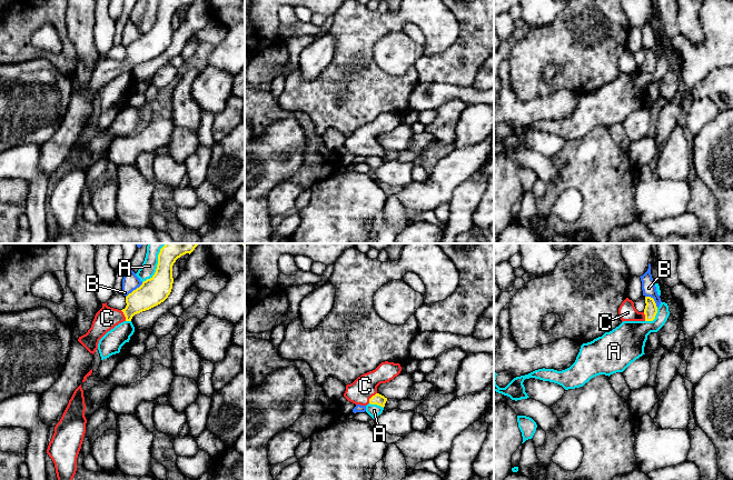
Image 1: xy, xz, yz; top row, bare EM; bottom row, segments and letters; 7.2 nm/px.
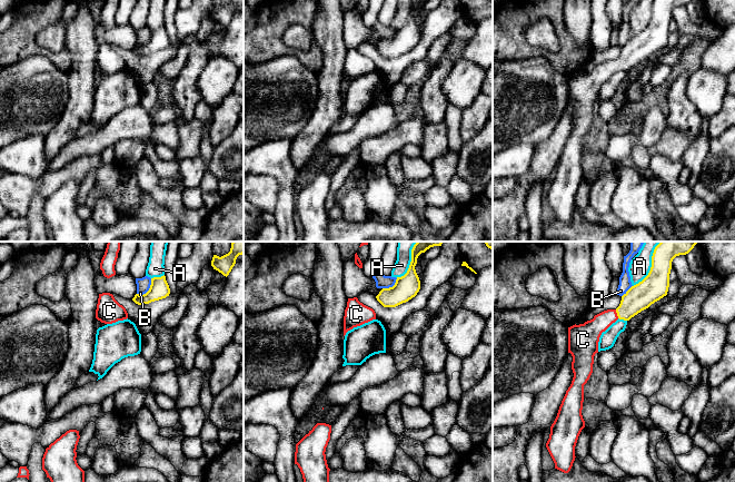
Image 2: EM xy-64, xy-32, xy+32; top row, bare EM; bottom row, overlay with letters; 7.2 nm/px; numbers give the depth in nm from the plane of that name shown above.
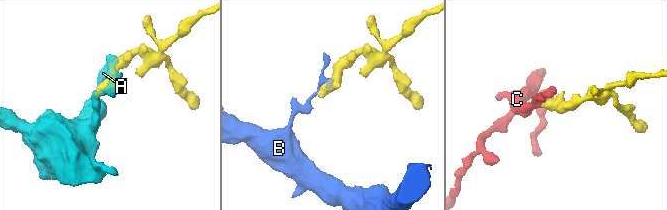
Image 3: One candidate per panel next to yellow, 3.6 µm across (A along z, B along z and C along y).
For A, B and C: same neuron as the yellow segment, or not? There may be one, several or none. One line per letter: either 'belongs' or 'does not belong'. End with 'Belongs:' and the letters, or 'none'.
A: does not belong
B: does not belong
C: belongs
Belongs: C

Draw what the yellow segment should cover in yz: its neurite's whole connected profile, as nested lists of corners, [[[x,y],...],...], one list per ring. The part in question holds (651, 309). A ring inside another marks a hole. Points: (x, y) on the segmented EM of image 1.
[[[645,297],[645,309],[638,312],[634,302],[626,298],[618,308],[618,316],[623,321],[653,321],[657,313],[657,307],[653,298]]]

